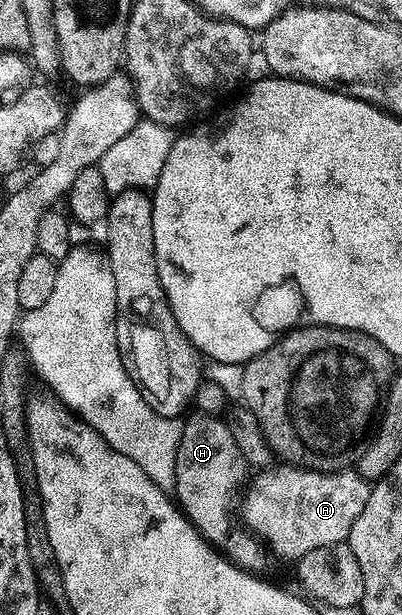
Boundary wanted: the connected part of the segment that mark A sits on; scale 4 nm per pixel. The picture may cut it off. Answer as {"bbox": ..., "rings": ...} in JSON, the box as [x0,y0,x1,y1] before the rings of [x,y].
{"bbox":[247,463,371,559],"rings":[[[277,463],[274,464],[272,467],[265,467],[262,468],[260,470],[261,473],[258,475],[257,478],[254,479],[252,478],[251,481],[251,486],[248,488],[247,491],[247,497],[248,497],[248,493],[249,493],[249,523],[251,526],[249,526],[256,534],[262,535],[267,541],[268,539],[271,541],[271,543],[269,542],[270,548],[272,549],[272,547],[283,557],[293,557],[292,559],[300,559],[300,557],[302,557],[303,555],[307,555],[307,551],[315,551],[315,547],[331,547],[332,545],[340,545],[342,543],[348,542],[349,540],[349,532],[351,531],[351,527],[353,526],[353,524],[355,523],[355,519],[359,519],[359,515],[361,514],[361,512],[363,511],[363,507],[365,506],[365,504],[367,503],[367,499],[369,498],[369,490],[371,488],[370,482],[368,480],[366,480],[366,478],[362,477],[360,473],[357,472],[356,468],[353,467],[342,467],[336,471],[326,471],[324,469],[303,469],[301,468],[300,465],[290,465],[288,463]]]}

